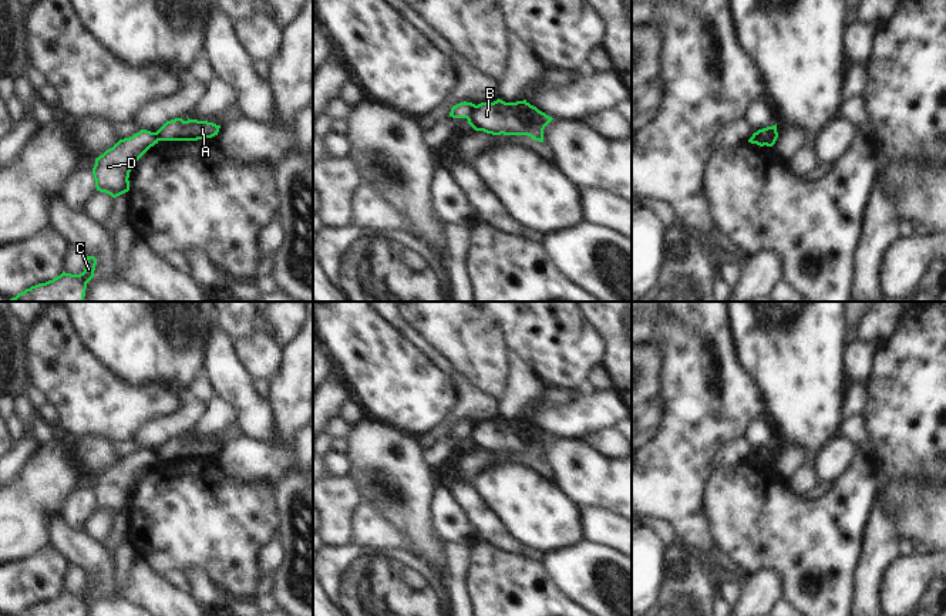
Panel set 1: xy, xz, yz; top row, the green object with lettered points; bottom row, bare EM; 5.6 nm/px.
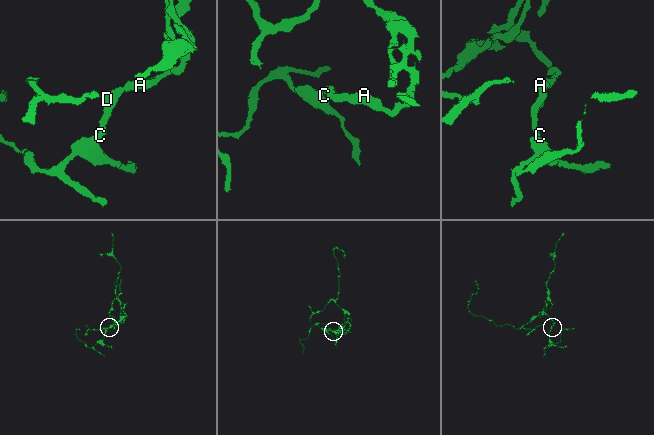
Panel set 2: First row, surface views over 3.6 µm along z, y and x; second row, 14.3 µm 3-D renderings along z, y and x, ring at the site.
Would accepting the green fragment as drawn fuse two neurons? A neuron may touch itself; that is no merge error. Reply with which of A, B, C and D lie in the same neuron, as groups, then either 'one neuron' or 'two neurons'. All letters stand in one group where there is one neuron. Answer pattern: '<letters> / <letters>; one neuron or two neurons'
A B / C D; two neurons

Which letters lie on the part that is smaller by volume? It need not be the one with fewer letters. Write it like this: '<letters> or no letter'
C, D

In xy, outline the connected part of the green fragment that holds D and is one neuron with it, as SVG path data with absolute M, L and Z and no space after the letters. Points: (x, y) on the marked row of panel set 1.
M141 129L129 138L119 139L112 148L95 158L92 175L95 188L117 198L129 191L129 172L134 164L155 144L155 132Z

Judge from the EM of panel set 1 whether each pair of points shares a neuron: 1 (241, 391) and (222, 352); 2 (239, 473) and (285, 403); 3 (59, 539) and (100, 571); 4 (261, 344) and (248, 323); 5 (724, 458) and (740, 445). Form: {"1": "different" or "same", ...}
{"1": "same", "2": "same", "3": "same", "4": "different", "5": "same"}

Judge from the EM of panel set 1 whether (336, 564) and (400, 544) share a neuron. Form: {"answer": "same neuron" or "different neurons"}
{"answer": "different neurons"}

